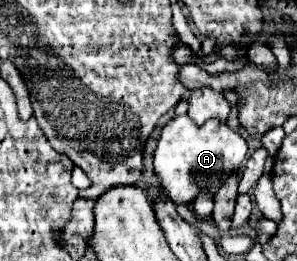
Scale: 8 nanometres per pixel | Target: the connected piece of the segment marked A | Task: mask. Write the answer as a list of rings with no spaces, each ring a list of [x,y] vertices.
[[[183,114],[173,118],[161,130],[153,156],[153,170],[159,176],[159,186],[165,198],[173,204],[193,204],[201,192],[215,196],[219,186],[223,186],[231,174],[239,174],[247,158],[247,150],[245,138],[235,134],[229,126],[209,120],[199,128],[187,114]]]

